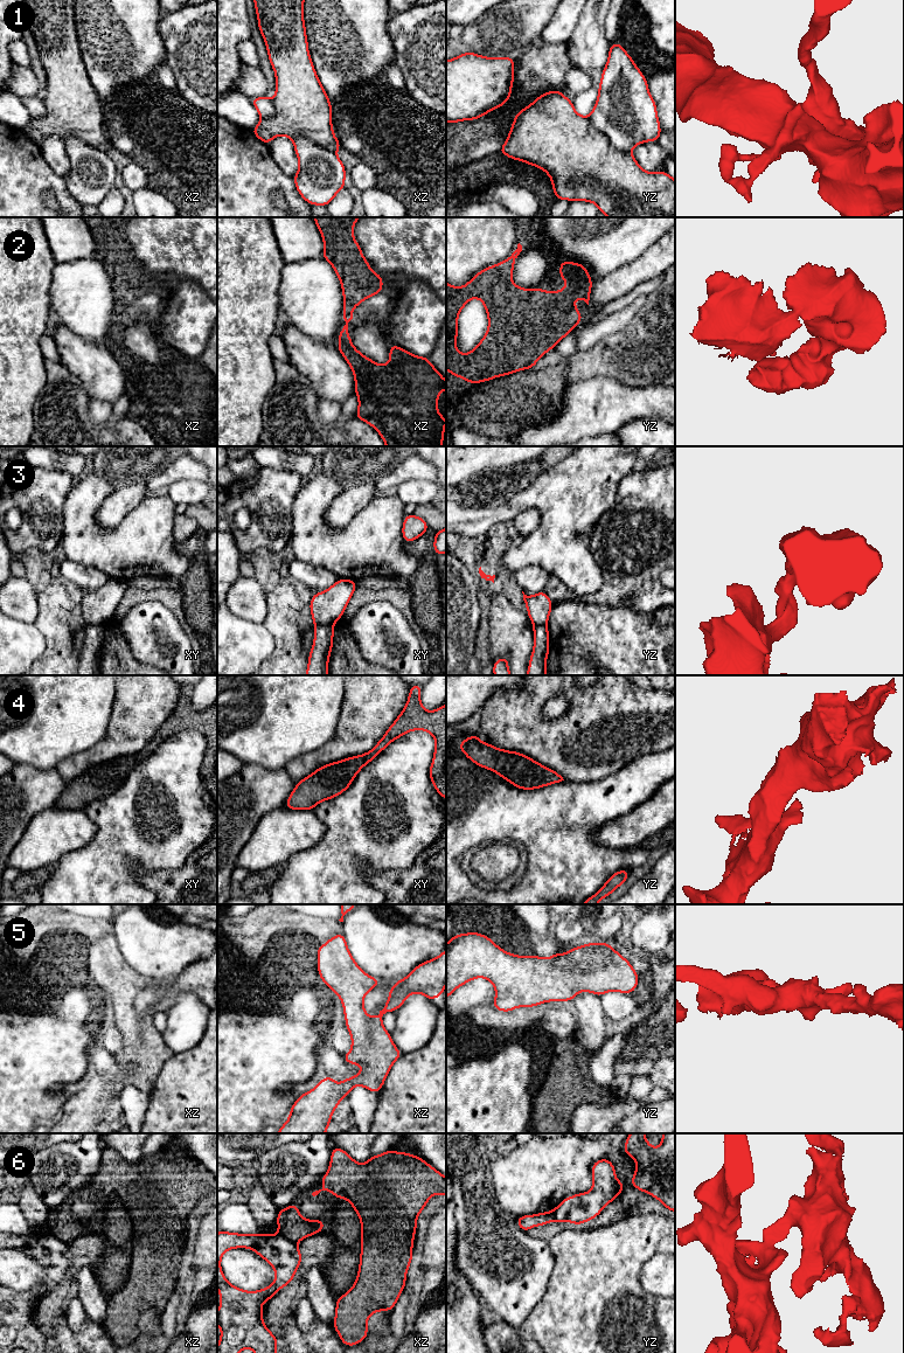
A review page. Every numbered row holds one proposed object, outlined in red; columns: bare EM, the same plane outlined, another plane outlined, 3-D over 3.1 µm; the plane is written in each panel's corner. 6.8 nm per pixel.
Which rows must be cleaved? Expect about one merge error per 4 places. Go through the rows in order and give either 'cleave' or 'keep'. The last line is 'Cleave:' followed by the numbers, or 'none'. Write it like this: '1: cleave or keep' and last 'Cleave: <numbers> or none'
1: cleave
2: keep
3: cleave
4: keep
5: keep
6: cleave
Cleave: 1, 3, 6

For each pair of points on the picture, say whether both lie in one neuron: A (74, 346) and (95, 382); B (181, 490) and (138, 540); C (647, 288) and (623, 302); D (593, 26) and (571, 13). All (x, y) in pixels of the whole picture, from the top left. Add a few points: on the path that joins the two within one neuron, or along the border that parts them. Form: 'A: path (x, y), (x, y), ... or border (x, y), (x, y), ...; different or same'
A: path (81, 355), (95, 369), (95, 373); same
B: border (167, 494), (176, 504); different
C: path (641, 289), (628, 298); same
D: border (581, 12), (575, 30), (567, 41); different

